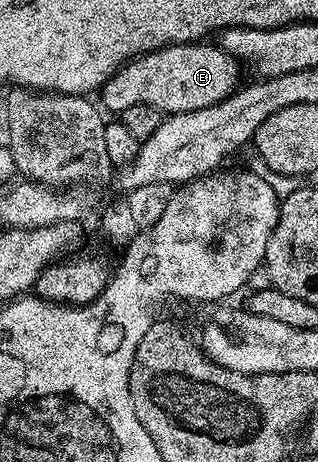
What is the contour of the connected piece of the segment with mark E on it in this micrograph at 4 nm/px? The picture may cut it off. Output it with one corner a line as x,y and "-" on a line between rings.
187,44
185,46
165,46
150,54
140,54
130,62
125,62
111,78
103,84
101,105
107,111
121,112
133,106
151,106
163,116
196,112
212,104
220,104
239,89
237,58
227,54
221,45

